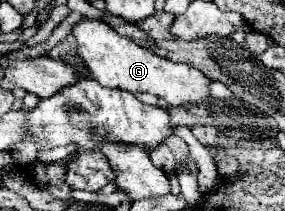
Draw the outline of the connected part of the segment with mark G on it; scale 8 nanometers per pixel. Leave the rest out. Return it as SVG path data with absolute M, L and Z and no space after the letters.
M84 20L74 26L72 34L78 40L78 56L84 60L92 78L106 88L126 90L130 94L148 92L164 100L166 106L200 104L210 98L210 78L188 64L176 64L158 54L136 46L130 38L120 36L110 24L102 20Z

